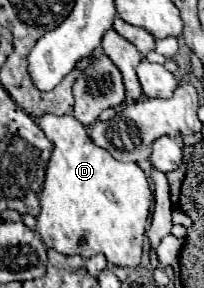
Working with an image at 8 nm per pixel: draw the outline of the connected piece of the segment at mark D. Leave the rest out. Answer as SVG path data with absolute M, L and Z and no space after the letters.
M45 114L38 126L53 142L45 184L39 194L41 211L35 226L43 244L67 256L79 254L81 258L91 258L105 254L109 264L137 268L151 208L151 190L145 172L133 162L113 160L109 152L95 148L83 124L69 114Z

